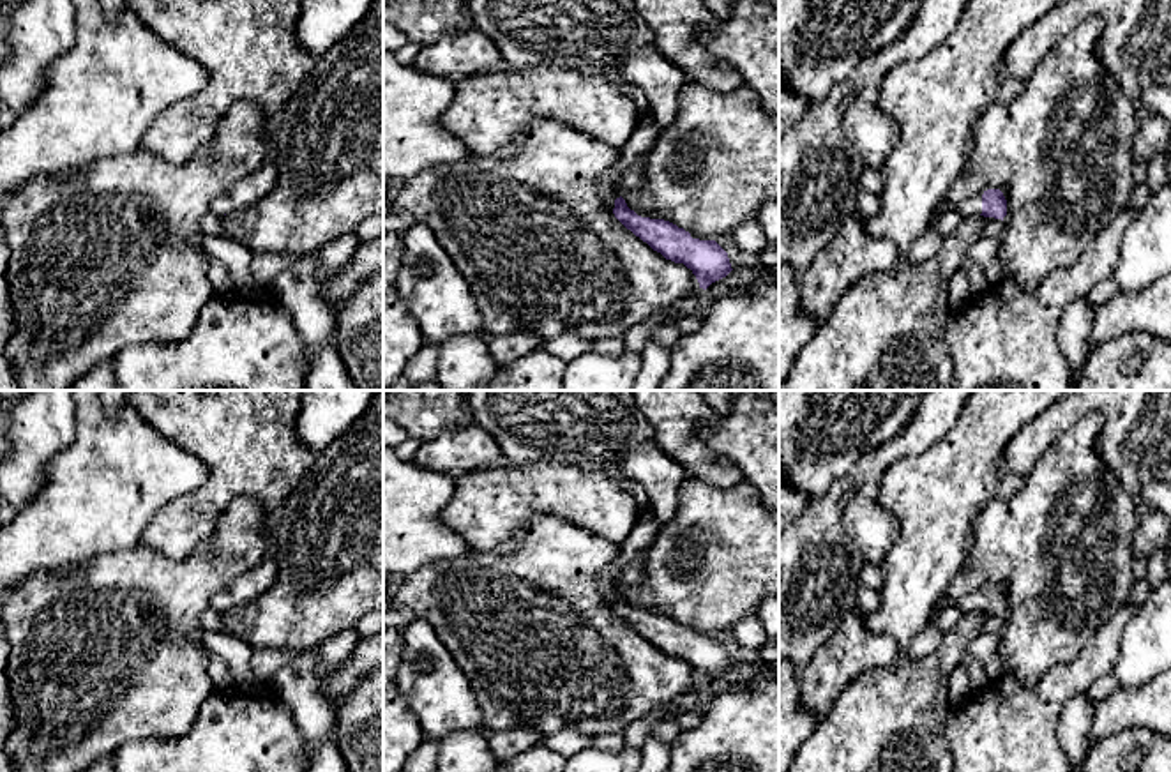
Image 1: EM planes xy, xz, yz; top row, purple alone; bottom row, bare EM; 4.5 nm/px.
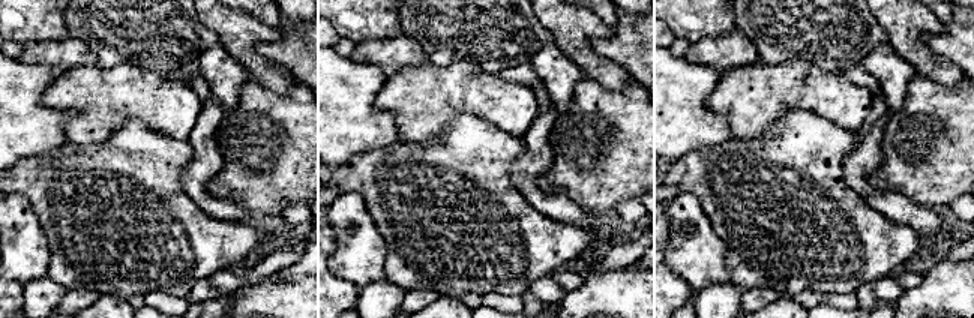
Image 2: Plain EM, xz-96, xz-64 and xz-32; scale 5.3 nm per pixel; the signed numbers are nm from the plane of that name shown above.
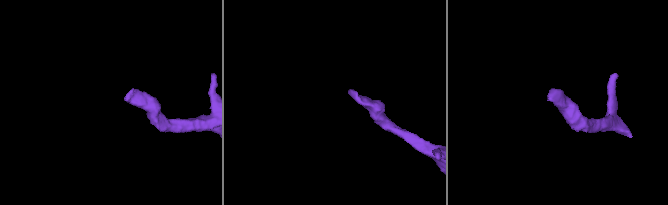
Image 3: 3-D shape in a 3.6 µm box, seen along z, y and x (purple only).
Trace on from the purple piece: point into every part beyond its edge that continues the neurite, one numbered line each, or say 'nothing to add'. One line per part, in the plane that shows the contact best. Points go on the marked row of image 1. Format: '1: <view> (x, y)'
1: yz (972, 205)

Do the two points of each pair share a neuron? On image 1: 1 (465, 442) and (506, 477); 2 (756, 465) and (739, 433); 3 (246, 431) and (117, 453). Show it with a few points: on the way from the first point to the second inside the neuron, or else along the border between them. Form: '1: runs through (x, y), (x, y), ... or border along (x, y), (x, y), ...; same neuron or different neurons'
1: border along (534, 461), (502, 461), (454, 477); different neurons
2: runs through (756, 458), (756, 451), (746, 440); same neuron
3: border along (142, 417), (161, 435), (193, 453), (209, 467); different neurons

